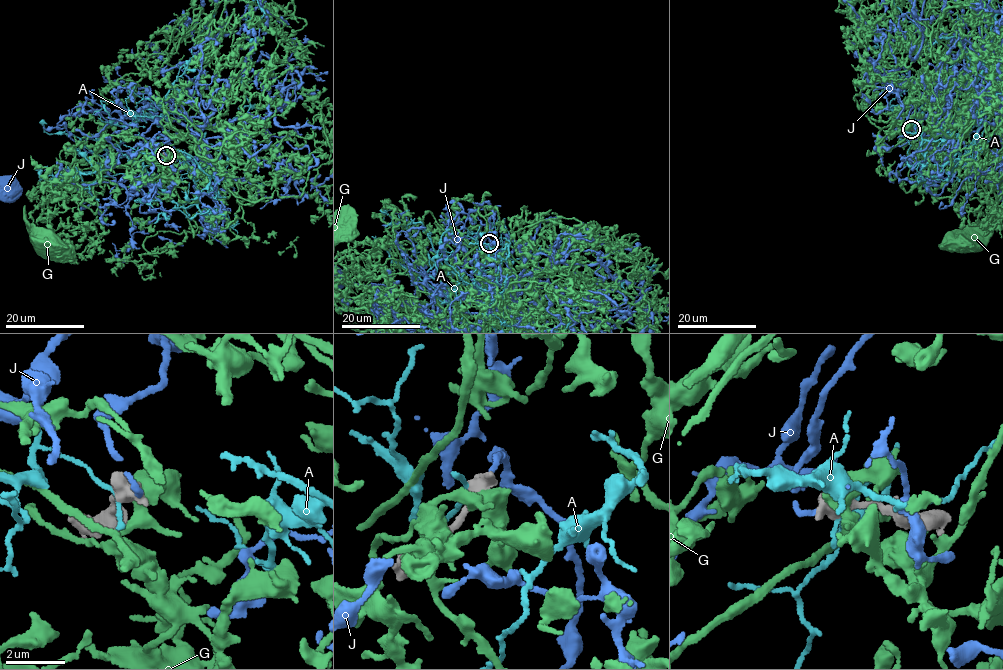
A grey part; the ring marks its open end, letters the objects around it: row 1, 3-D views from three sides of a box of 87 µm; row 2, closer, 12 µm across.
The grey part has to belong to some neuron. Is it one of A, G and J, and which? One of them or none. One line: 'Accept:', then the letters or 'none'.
Accept: J

